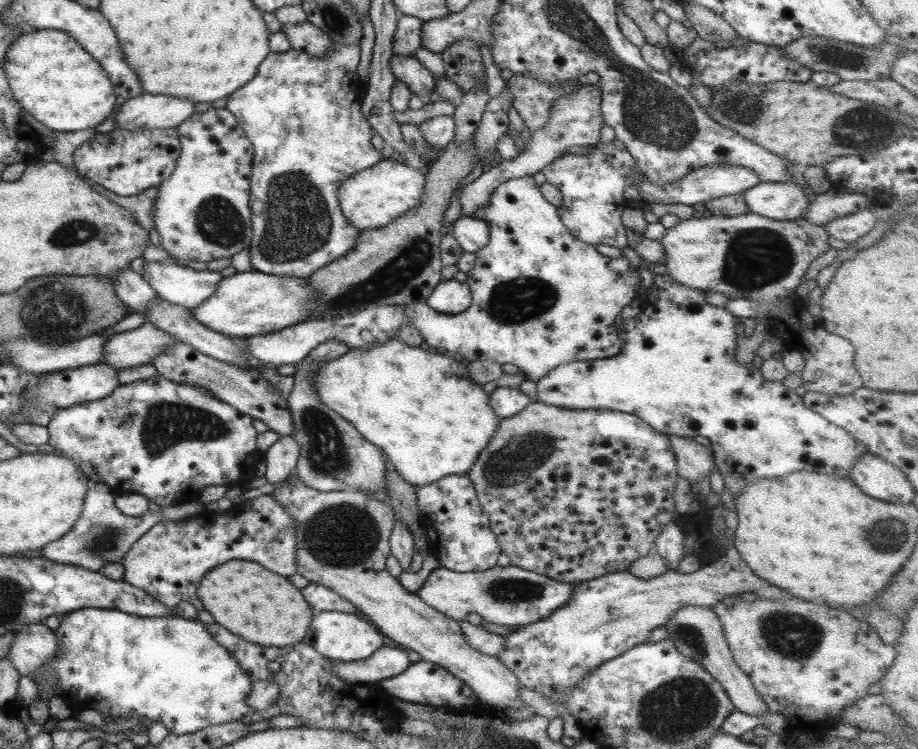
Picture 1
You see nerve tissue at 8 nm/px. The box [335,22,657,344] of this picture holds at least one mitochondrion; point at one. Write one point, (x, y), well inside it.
(506, 300)

